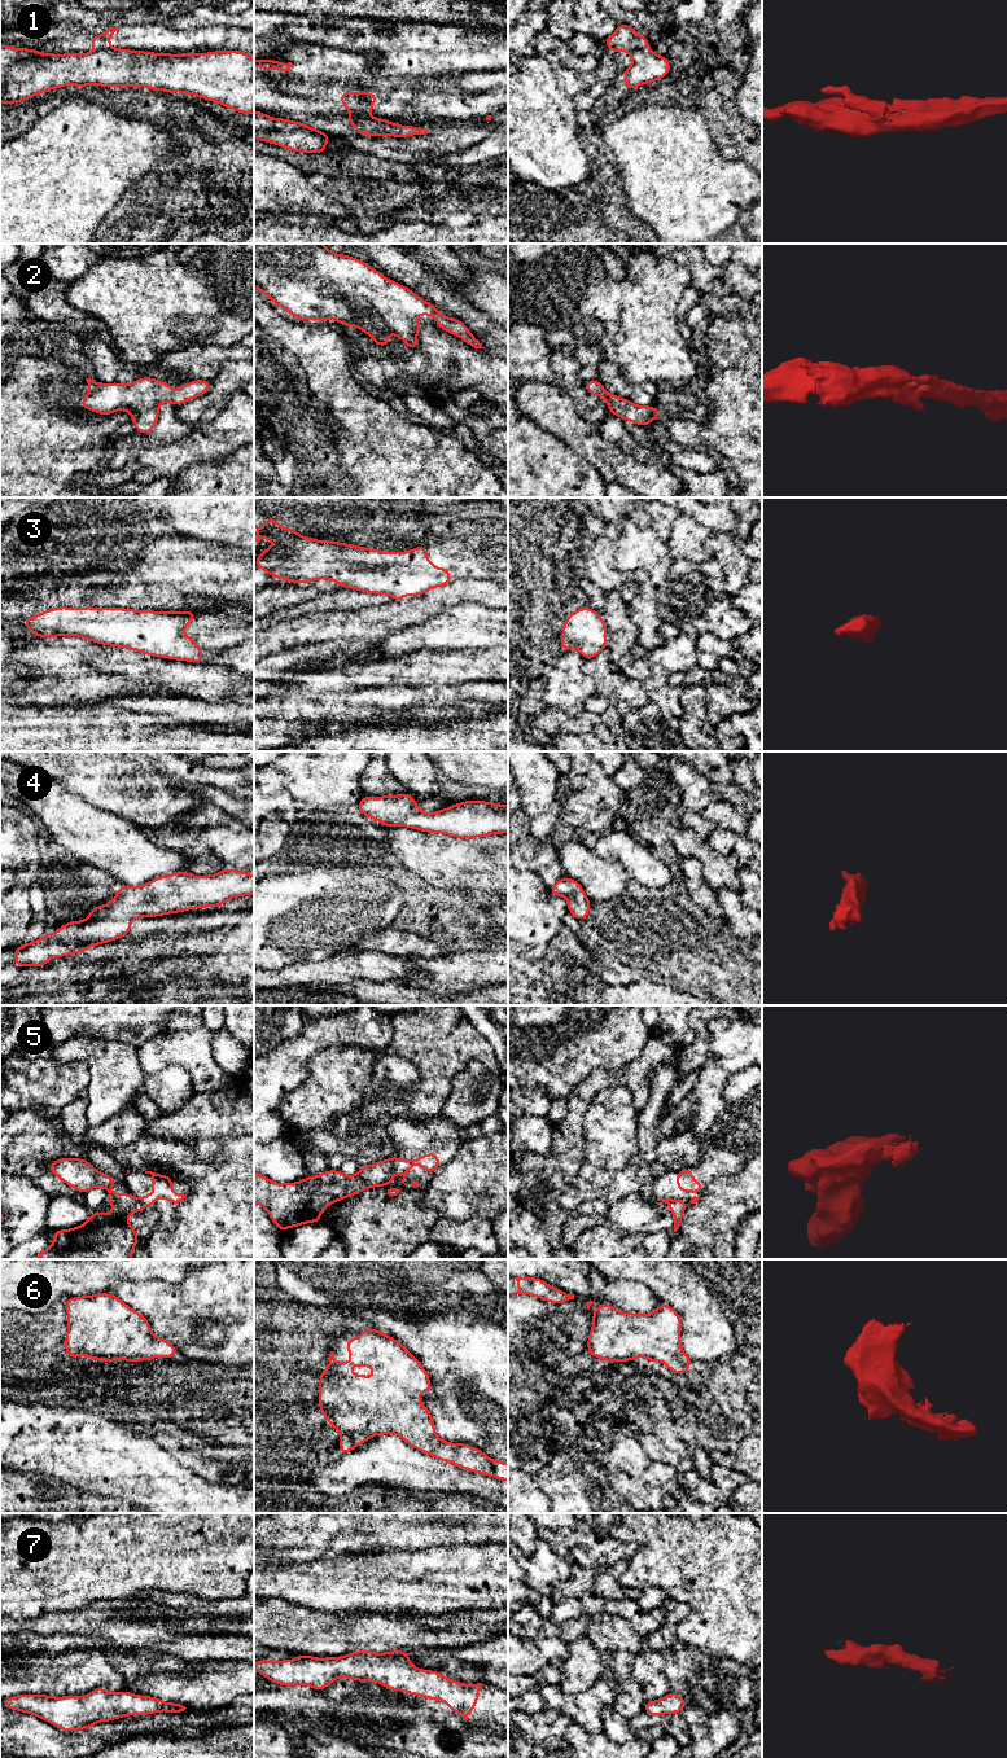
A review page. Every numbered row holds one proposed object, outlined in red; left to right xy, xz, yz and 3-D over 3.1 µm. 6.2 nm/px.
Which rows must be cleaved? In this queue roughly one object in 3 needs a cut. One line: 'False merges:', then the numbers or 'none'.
False merges: 1, 5

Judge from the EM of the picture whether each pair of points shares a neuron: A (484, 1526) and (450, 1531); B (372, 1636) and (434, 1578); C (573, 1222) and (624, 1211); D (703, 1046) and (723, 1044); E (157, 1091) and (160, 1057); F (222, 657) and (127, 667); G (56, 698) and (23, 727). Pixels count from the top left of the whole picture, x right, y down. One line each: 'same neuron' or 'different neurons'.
A: same neuron
B: different neurons
C: same neuron
D: different neurons
E: different neurons
F: different neurons
G: different neurons

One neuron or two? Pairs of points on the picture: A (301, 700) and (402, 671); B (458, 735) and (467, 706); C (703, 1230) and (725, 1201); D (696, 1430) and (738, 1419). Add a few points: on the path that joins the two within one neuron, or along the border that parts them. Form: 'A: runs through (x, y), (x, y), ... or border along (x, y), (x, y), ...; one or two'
A: border along (301, 685), (320, 692), (351, 692), (360, 689); two
B: border along (493, 714), (478, 719), (433, 724); two
C: runs through (709, 1223), (722, 1208); one
D: runs through (706, 1424), (727, 1424); one

